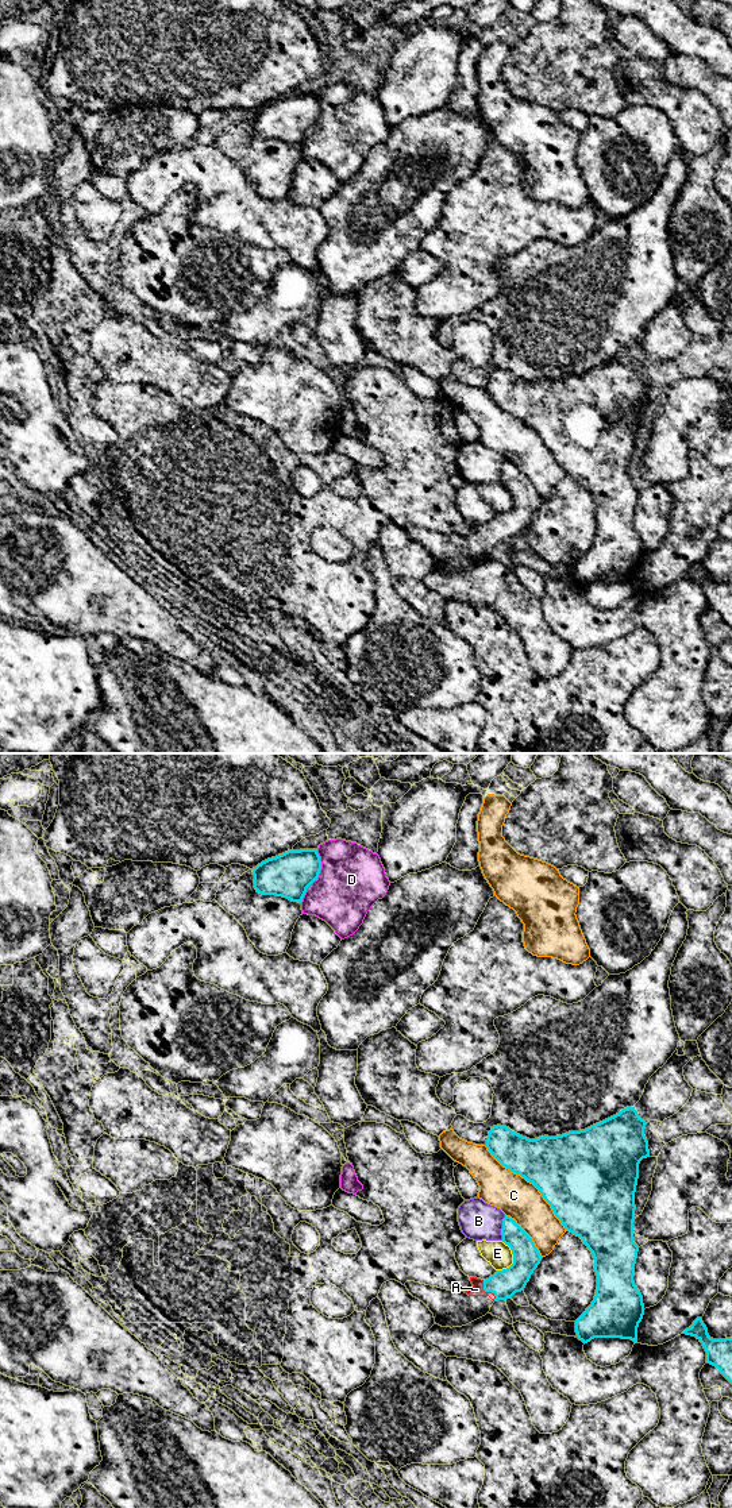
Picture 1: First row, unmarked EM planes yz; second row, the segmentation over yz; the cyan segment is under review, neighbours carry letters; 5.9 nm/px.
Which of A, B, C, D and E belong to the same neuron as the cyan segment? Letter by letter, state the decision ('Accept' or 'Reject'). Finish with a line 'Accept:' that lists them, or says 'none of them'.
A: Accept
B: Reject
C: Reject
D: Reject
E: Reject
Accept: A

